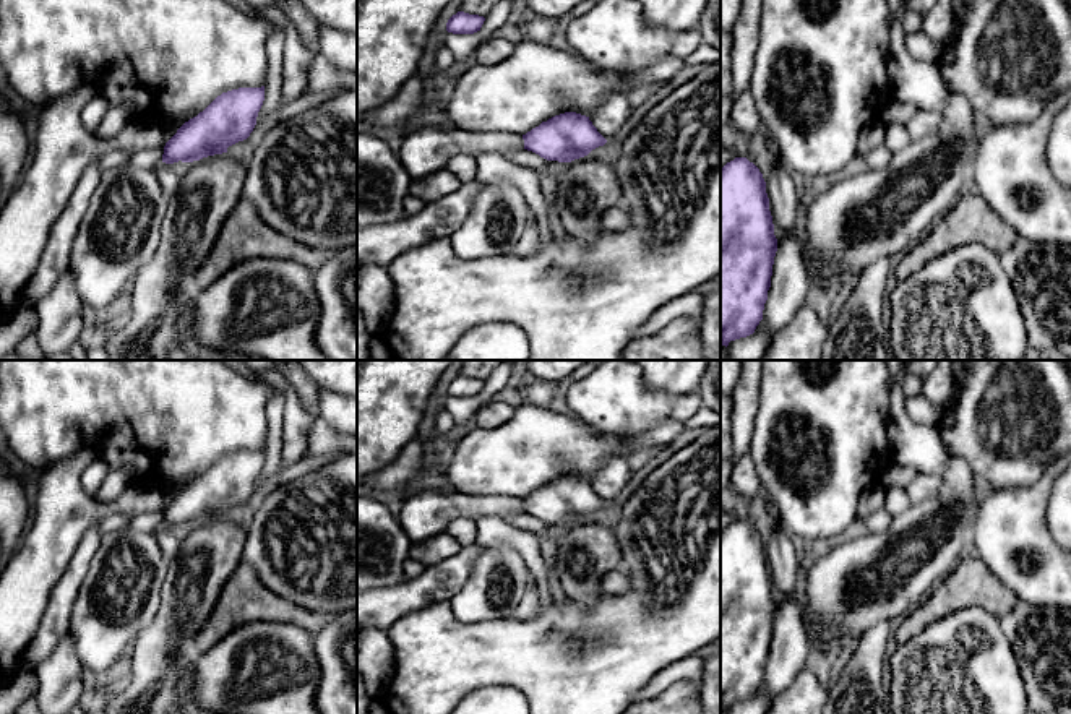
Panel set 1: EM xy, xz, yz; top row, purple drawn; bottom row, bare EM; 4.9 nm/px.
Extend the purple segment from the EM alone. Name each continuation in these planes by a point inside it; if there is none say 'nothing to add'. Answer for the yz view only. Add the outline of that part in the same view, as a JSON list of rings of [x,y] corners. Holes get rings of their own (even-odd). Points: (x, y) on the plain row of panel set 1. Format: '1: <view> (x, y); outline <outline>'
nothing to add

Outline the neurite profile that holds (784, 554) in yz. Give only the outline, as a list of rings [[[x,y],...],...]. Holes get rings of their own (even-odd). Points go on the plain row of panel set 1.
[[[764,501],[764,505],[774,523],[774,531],[766,545],[772,587],[784,596],[795,597],[797,574],[803,568],[803,548],[781,524],[777,510],[768,501]]]

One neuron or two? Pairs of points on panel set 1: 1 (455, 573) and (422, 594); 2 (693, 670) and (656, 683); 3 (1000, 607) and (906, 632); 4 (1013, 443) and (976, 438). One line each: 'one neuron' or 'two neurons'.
1: one neuron
2: one neuron
3: one neuron
4: one neuron

